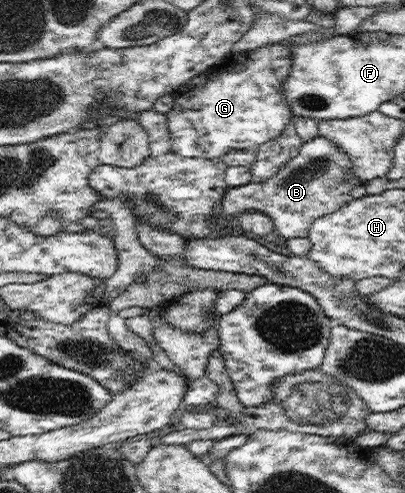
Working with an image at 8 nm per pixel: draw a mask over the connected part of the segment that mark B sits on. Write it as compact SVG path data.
M319 135L310 141L305 141L300 151L286 165L282 165L276 175L269 177L266 181L260 183L251 181L238 187L229 186L220 205L223 212L218 214L218 220L221 217L226 220L232 219L238 217L242 212L258 210L272 218L274 229L278 231L279 235L285 238L306 238L315 219L338 211L349 201L360 199L366 193L366 184L353 176L351 169L353 167L349 155L335 146L331 139Z

